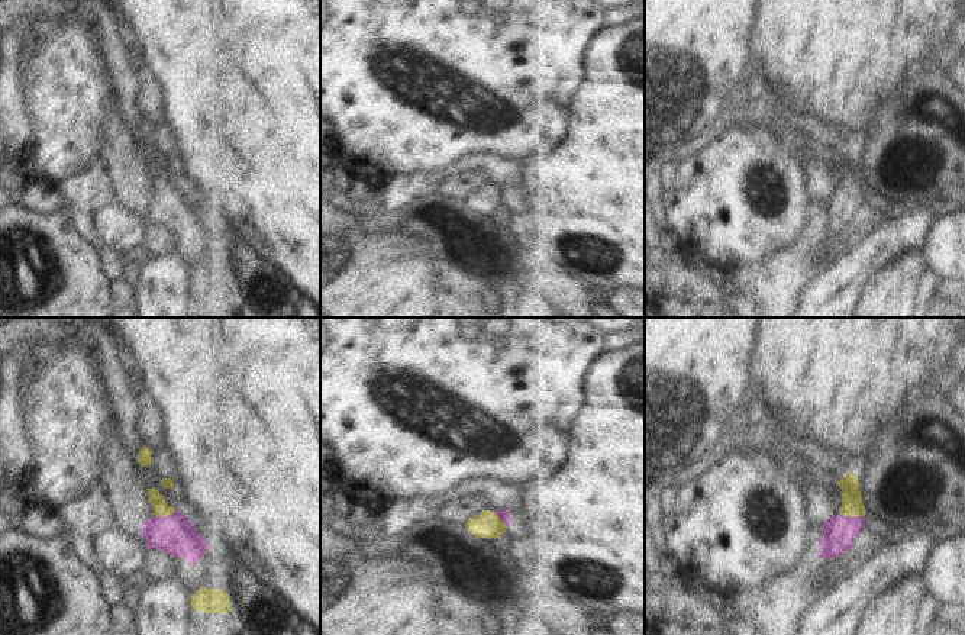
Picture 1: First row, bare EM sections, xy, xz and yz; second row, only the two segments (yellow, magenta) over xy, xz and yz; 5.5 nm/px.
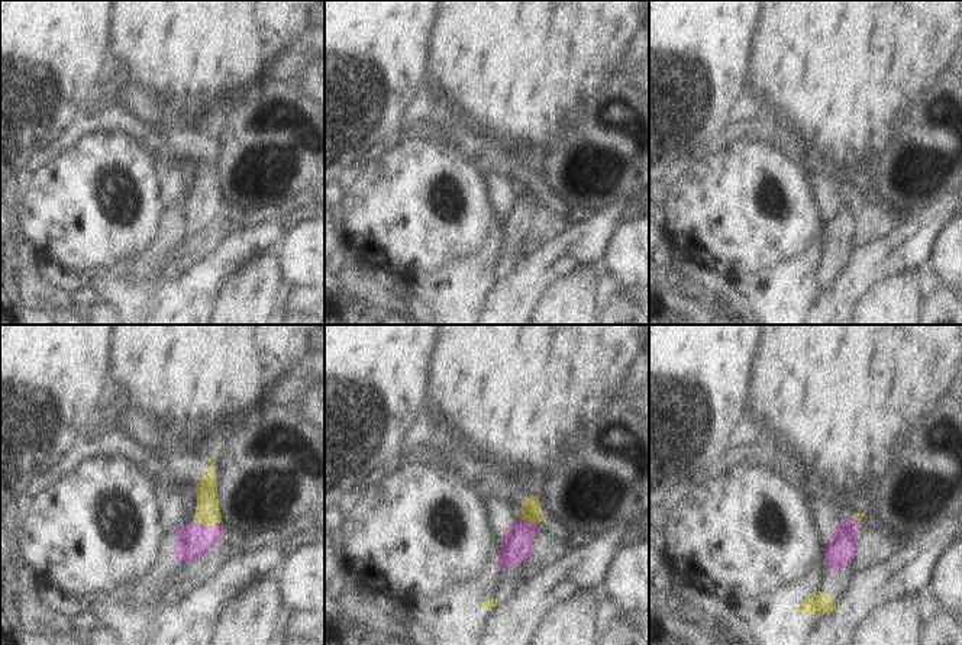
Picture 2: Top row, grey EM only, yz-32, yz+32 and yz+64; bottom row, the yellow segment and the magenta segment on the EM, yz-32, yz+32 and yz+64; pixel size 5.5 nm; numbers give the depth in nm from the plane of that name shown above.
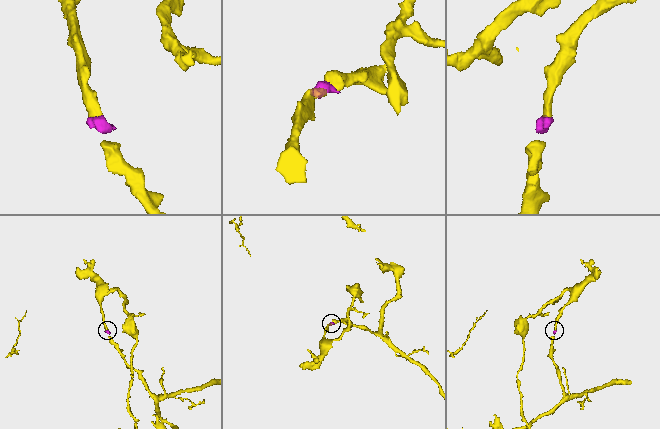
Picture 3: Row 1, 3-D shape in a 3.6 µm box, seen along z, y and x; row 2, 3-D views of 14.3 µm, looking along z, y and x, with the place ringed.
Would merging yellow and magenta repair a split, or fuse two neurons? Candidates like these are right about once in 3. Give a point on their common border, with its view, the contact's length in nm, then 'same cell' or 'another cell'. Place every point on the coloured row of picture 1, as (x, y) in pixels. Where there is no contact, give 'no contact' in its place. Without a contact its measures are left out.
contact yz (852, 515); length 150 nm; same cell

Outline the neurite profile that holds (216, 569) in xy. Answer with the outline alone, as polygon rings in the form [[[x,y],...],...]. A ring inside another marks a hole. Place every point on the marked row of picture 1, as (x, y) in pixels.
[[[209,545],[207,552],[194,564],[200,581],[207,589],[227,592],[241,561],[219,545]]]

